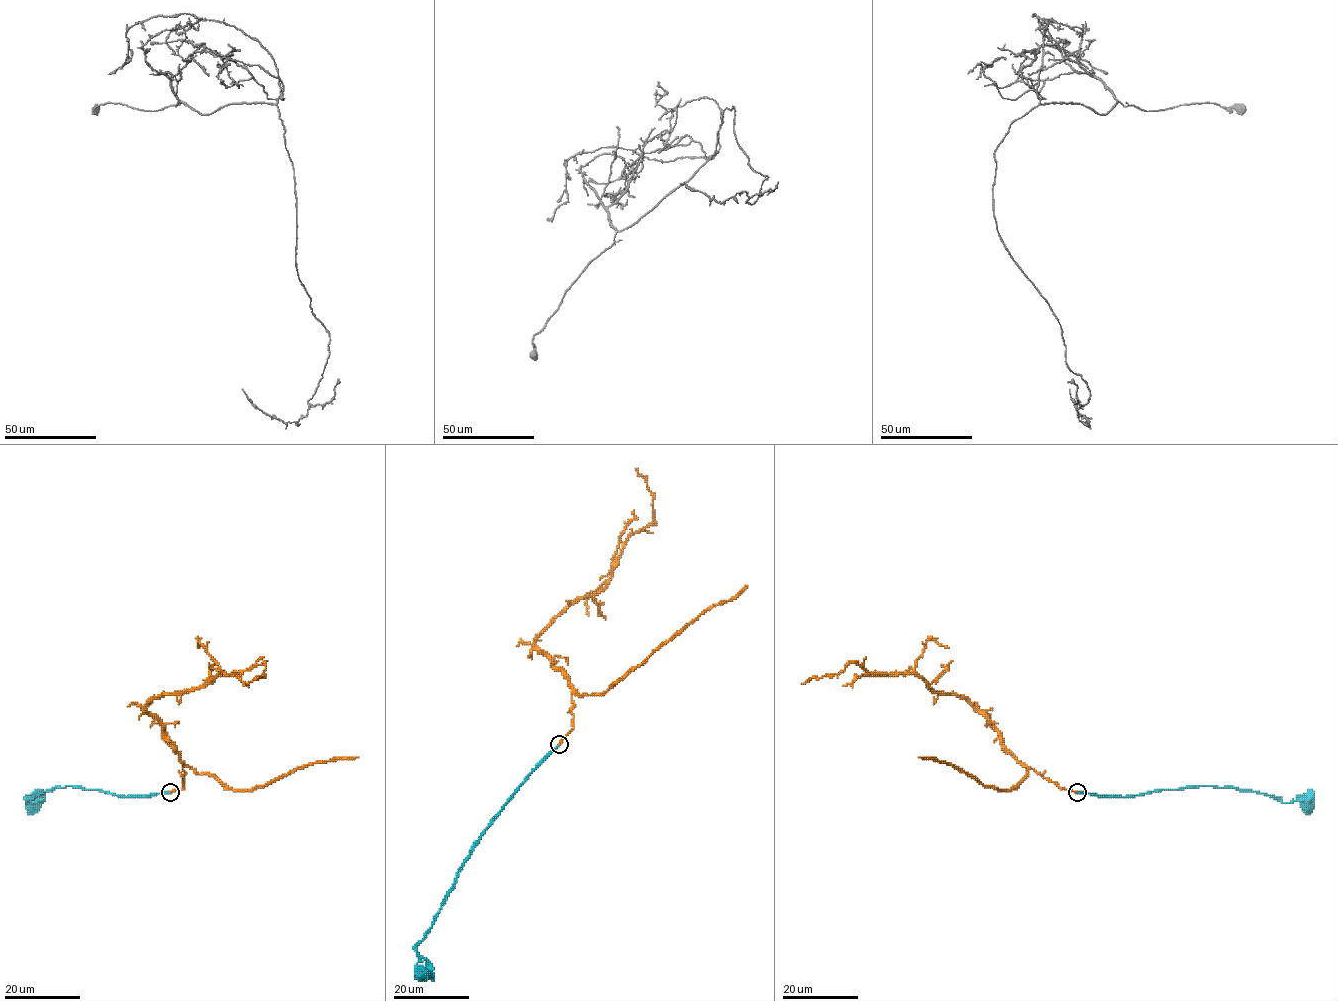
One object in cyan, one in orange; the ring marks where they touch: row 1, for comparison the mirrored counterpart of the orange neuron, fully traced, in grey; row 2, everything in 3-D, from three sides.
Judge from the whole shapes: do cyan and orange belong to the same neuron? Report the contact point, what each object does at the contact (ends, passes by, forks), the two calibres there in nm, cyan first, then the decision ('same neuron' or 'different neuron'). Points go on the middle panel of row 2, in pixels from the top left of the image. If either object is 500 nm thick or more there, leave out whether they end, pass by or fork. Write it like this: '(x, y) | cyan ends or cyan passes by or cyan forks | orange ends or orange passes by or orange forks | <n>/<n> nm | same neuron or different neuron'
(559, 744) | cyan ends | orange ends | 280/240 nm | same neuron

